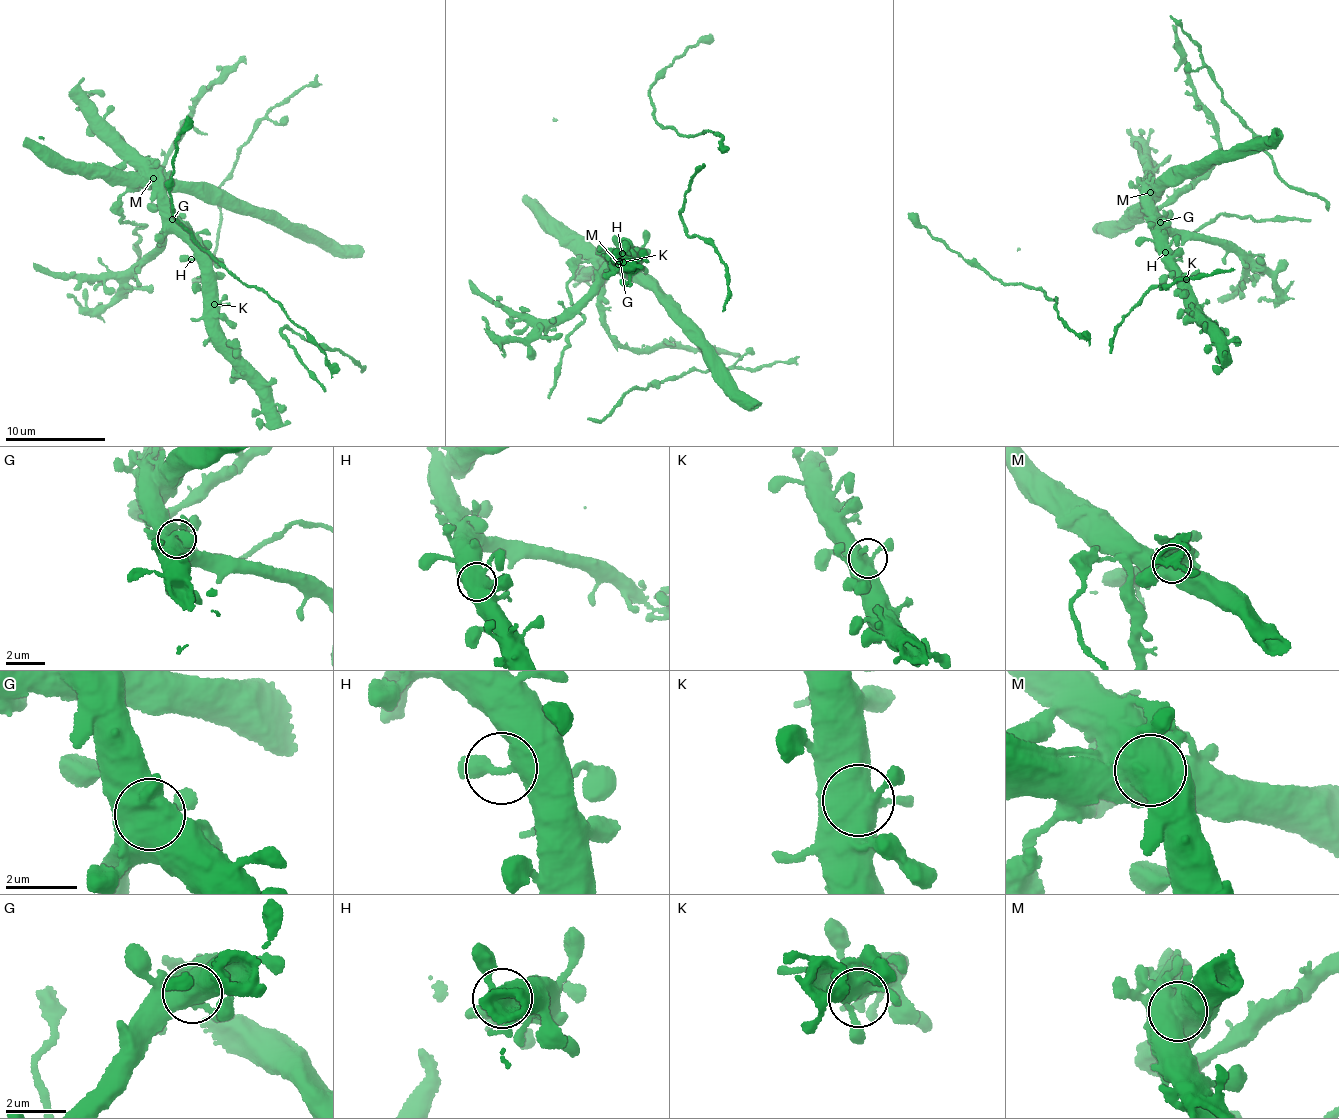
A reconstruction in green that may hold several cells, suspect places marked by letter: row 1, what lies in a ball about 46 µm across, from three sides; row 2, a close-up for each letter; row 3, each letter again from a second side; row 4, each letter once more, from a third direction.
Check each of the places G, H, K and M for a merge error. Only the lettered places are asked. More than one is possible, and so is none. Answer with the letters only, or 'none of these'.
M

